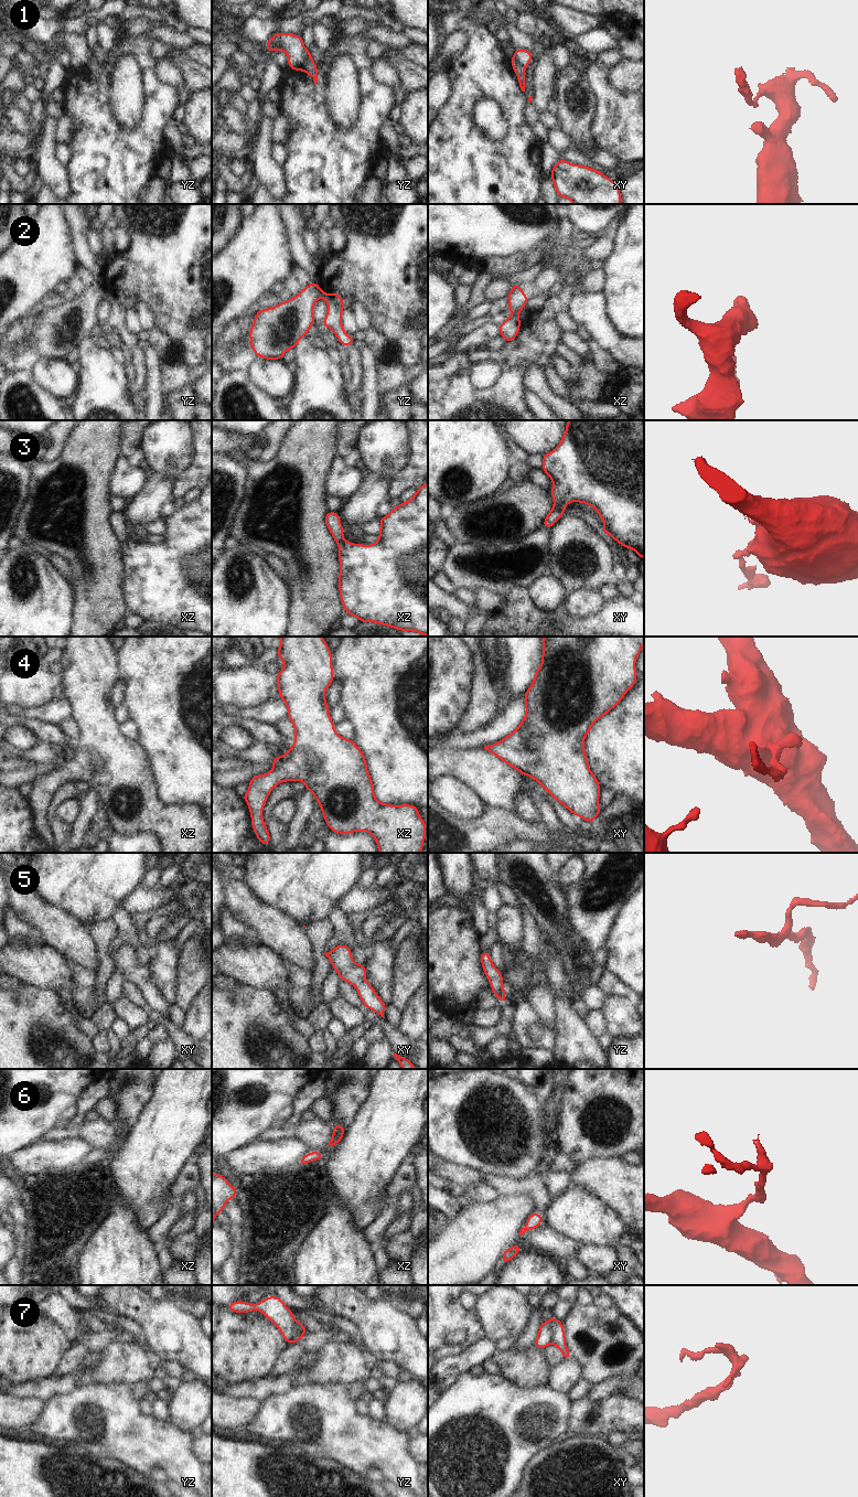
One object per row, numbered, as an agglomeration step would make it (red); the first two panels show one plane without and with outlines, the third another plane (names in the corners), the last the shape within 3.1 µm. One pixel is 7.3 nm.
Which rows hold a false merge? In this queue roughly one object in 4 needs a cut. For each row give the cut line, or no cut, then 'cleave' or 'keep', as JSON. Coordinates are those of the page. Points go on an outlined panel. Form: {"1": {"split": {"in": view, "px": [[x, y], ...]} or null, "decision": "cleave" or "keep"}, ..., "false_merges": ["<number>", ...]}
{"1": {"split": {"in": "xy", "px": [[512, 57], [525, 66]]}, "decision": "cleave"}, "2": {"split": {"in": "yz", "px": [[323, 293], [321, 296]]}, "decision": "cleave"}, "3": {"split": {"in": "xy", "px": [[554, 506], [560, 508], [564, 511]]}, "decision": "cleave"}, "4": {"split": null, "decision": "keep"}, "5": {"split": null, "decision": "keep"}, "6": {"split": null, "decision": "keep"}, "7": {"split": {"in": "yz", "px": [[296, 1322], [293, 1325], [295, 1335], [287, 1342]]}, "decision": "cleave"}, "false_merges": ["1", "2", "3", "7"]}

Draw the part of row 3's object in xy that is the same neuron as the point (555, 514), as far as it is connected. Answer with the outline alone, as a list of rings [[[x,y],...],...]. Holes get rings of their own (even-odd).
[[[553,507],[545,517],[543,527],[549,530],[564,514],[565,514],[564,510]]]

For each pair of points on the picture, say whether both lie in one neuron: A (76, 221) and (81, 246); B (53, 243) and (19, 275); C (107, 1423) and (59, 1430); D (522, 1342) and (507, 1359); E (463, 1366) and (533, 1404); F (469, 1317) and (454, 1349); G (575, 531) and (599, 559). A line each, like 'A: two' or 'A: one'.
A: one
B: one
C: one
D: two
E: two
F: one
G: one

